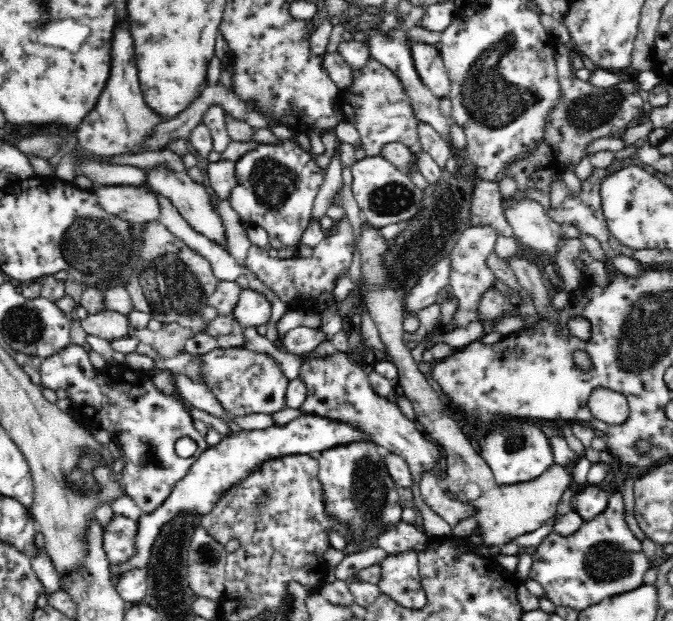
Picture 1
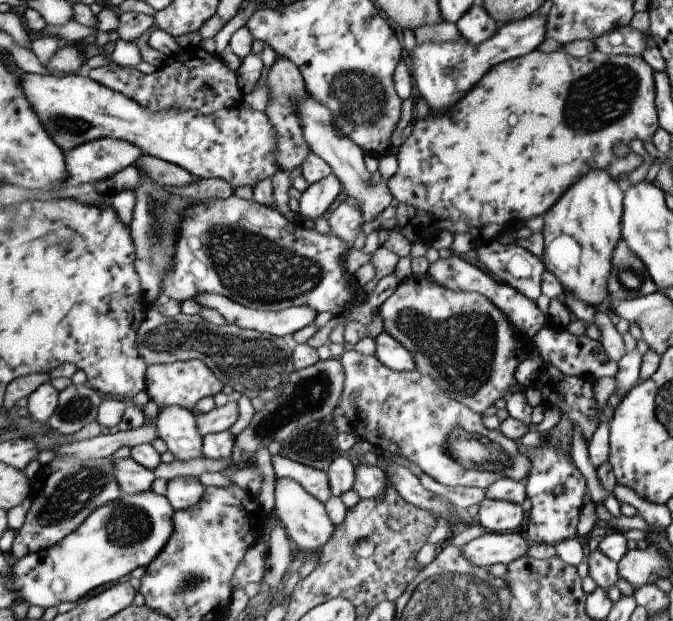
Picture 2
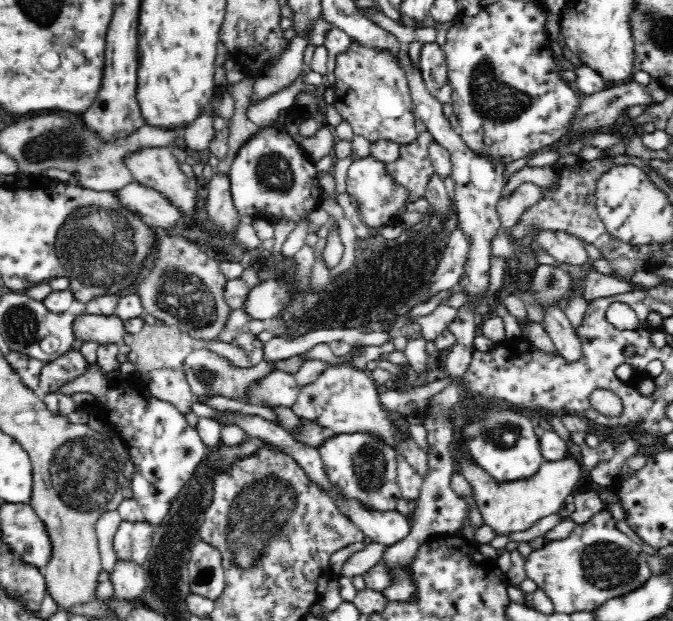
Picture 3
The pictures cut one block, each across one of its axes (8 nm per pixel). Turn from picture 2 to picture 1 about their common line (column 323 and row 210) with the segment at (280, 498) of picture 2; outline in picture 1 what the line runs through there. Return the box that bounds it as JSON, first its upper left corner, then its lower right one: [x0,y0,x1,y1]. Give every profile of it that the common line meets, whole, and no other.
[502,196,566,256]

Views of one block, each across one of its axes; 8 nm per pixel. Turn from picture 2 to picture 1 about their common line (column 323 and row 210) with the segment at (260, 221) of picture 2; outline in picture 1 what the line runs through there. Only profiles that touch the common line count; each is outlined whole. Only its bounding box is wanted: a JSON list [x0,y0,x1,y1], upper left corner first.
[228,140,324,252]

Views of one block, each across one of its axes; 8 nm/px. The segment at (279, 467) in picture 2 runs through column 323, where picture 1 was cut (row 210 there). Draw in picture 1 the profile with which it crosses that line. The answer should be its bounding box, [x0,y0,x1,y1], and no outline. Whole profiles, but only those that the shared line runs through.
[470,180,518,242]

